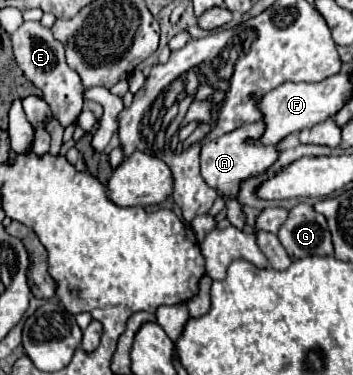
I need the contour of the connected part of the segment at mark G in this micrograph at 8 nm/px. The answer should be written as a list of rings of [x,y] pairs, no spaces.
[[[306,203],[290,209],[288,219],[278,231],[278,239],[292,259],[334,255],[326,217]]]

